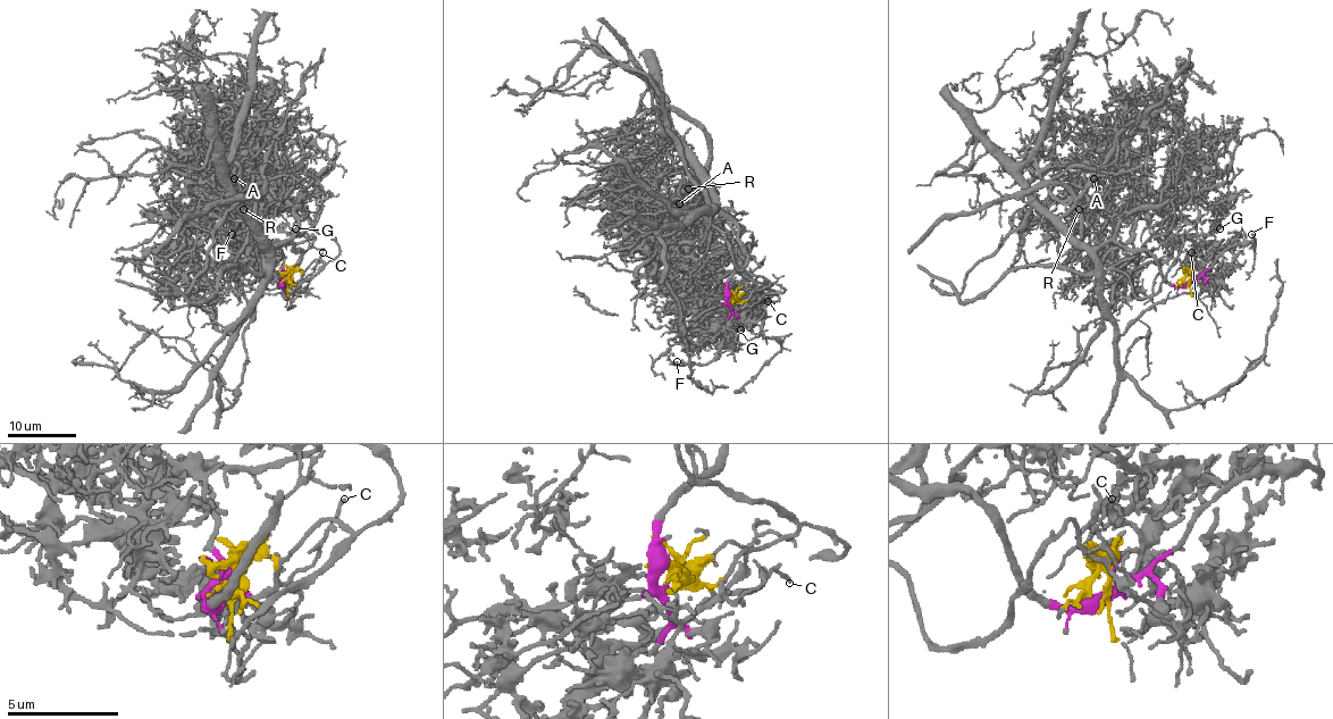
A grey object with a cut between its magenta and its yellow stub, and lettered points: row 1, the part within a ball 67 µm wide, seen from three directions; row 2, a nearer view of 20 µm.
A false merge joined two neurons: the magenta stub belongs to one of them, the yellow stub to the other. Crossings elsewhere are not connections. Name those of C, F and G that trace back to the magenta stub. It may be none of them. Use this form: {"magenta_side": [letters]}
{"magenta_side": ["F"]}

